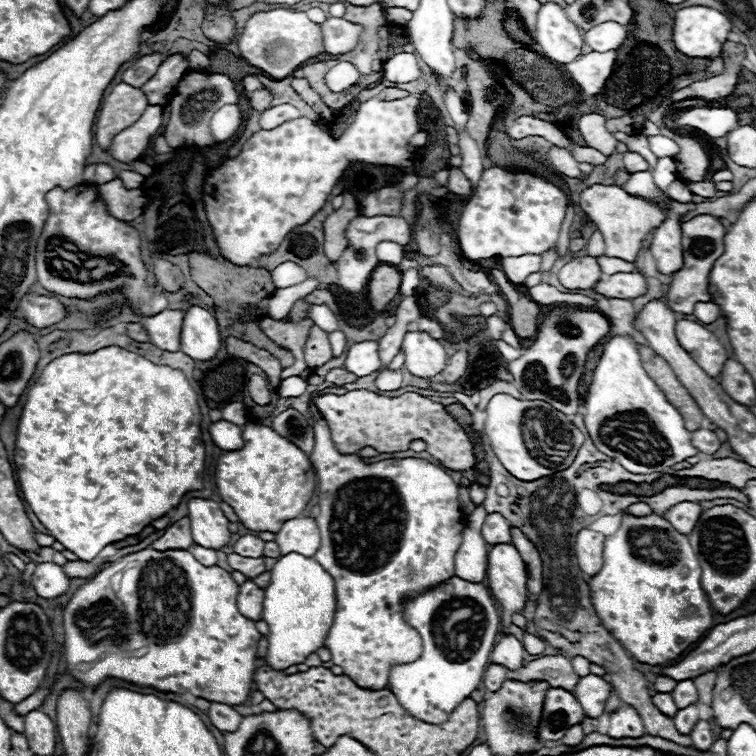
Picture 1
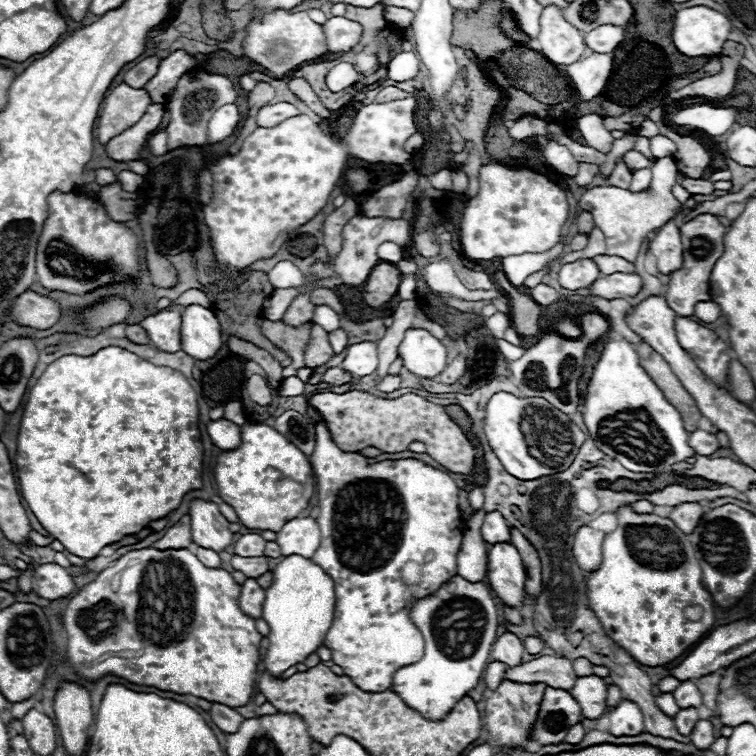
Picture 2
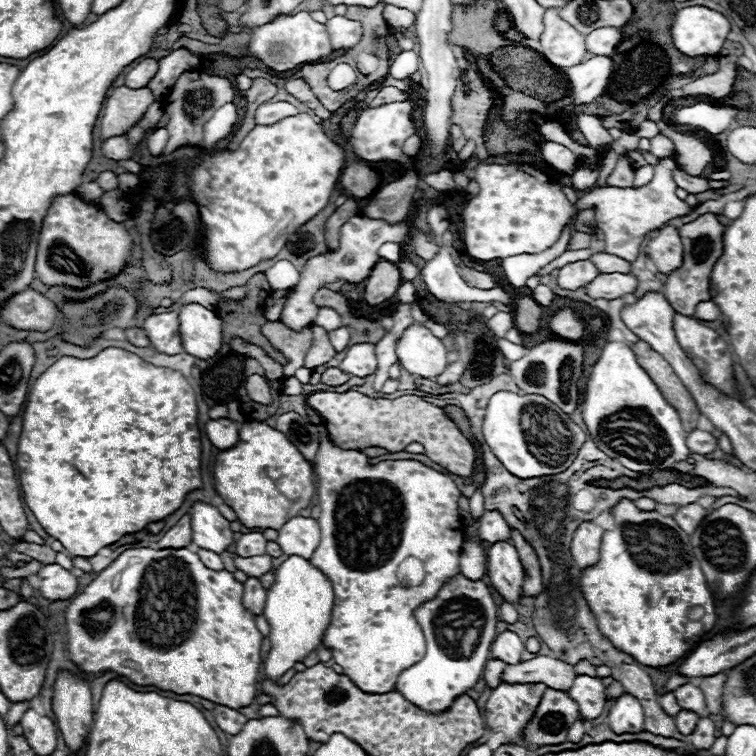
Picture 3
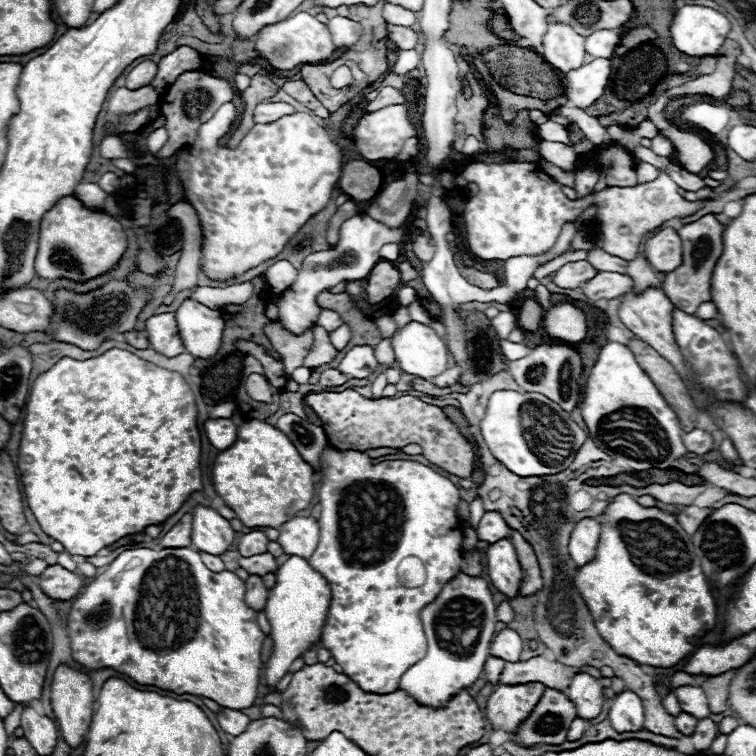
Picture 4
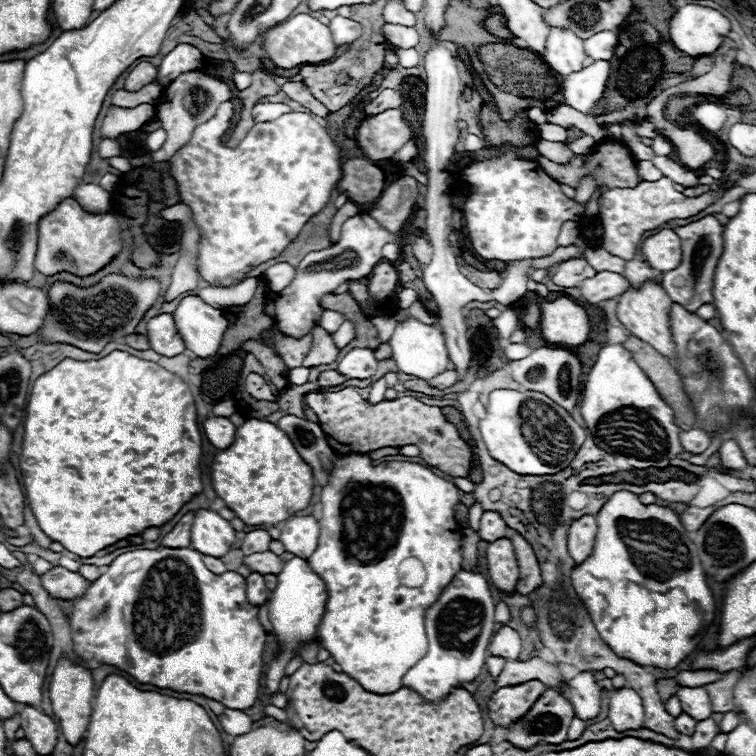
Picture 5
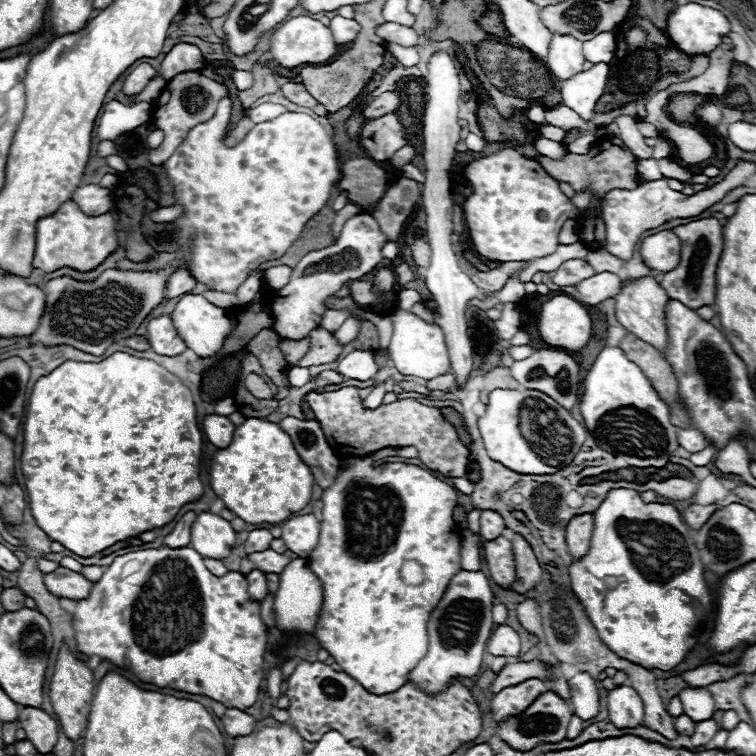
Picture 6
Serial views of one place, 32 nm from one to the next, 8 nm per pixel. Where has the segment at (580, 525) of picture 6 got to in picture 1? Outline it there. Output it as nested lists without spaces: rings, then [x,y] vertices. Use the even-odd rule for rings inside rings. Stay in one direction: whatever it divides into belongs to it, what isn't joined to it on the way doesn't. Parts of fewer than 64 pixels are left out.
[[[584,528],[576,536],[576,558],[580,564],[580,570],[586,576],[594,576],[600,572],[604,564],[604,534],[594,532],[590,528]]]

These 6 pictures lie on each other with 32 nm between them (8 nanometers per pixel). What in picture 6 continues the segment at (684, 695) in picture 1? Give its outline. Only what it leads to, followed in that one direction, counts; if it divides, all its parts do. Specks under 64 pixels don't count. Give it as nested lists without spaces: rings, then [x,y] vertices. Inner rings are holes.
[[[684,688],[680,690],[678,698],[682,700],[684,714],[688,714],[690,718],[696,718],[696,722],[712,718],[714,700],[706,688]]]

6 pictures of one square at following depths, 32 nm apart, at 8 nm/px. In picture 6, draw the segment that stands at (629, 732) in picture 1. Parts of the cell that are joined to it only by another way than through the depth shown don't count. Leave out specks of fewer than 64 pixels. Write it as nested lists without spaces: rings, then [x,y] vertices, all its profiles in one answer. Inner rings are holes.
[[[618,686],[608,692],[608,712],[616,728],[636,728],[644,720],[642,700],[630,686]]]

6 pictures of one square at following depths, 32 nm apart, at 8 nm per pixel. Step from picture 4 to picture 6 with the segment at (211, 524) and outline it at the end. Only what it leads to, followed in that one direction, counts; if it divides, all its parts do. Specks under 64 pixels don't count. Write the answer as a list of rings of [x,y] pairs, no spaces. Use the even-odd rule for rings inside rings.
[[[200,512],[192,524],[190,546],[204,558],[226,558],[234,548],[236,532],[228,520],[212,512]]]

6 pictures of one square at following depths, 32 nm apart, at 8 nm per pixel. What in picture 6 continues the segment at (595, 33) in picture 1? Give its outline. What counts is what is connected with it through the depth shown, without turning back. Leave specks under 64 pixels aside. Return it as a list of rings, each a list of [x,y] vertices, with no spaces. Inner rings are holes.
[[[602,32],[594,36],[592,40],[584,42],[584,56],[588,62],[612,62],[616,52],[616,34],[614,32]]]

